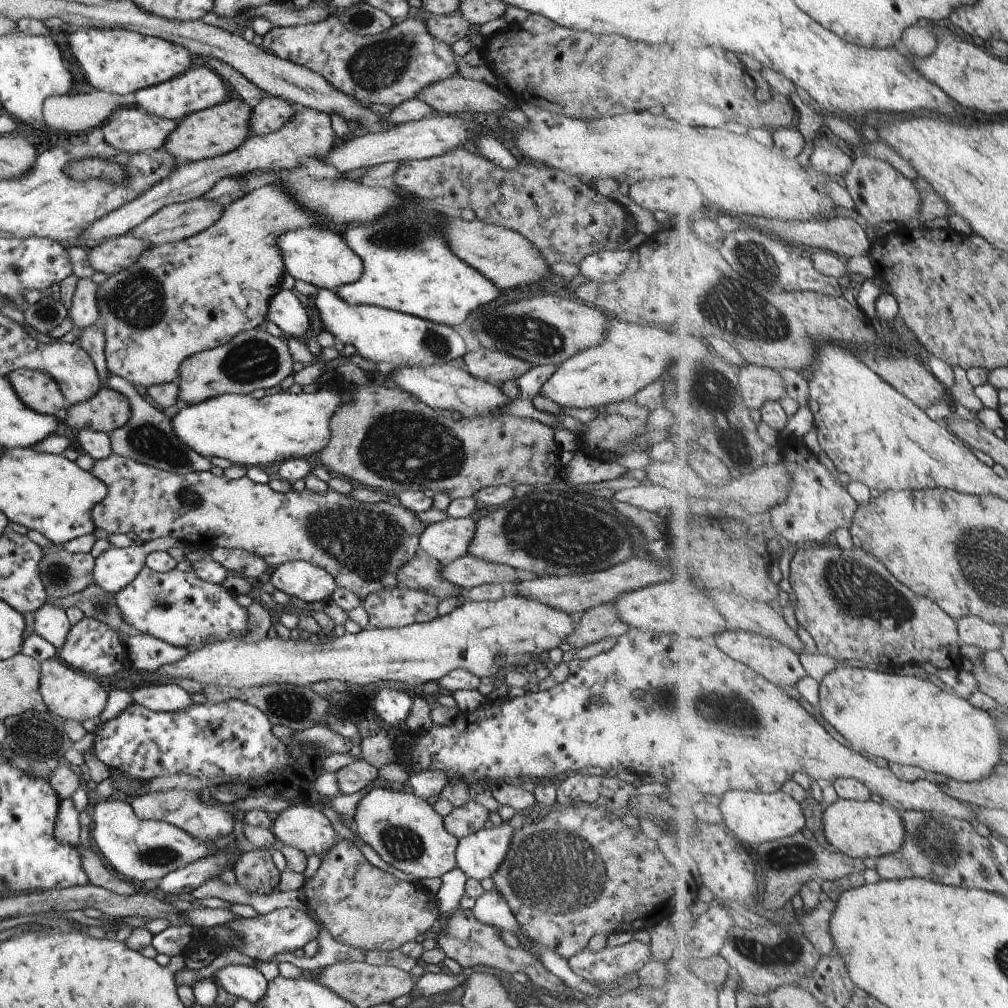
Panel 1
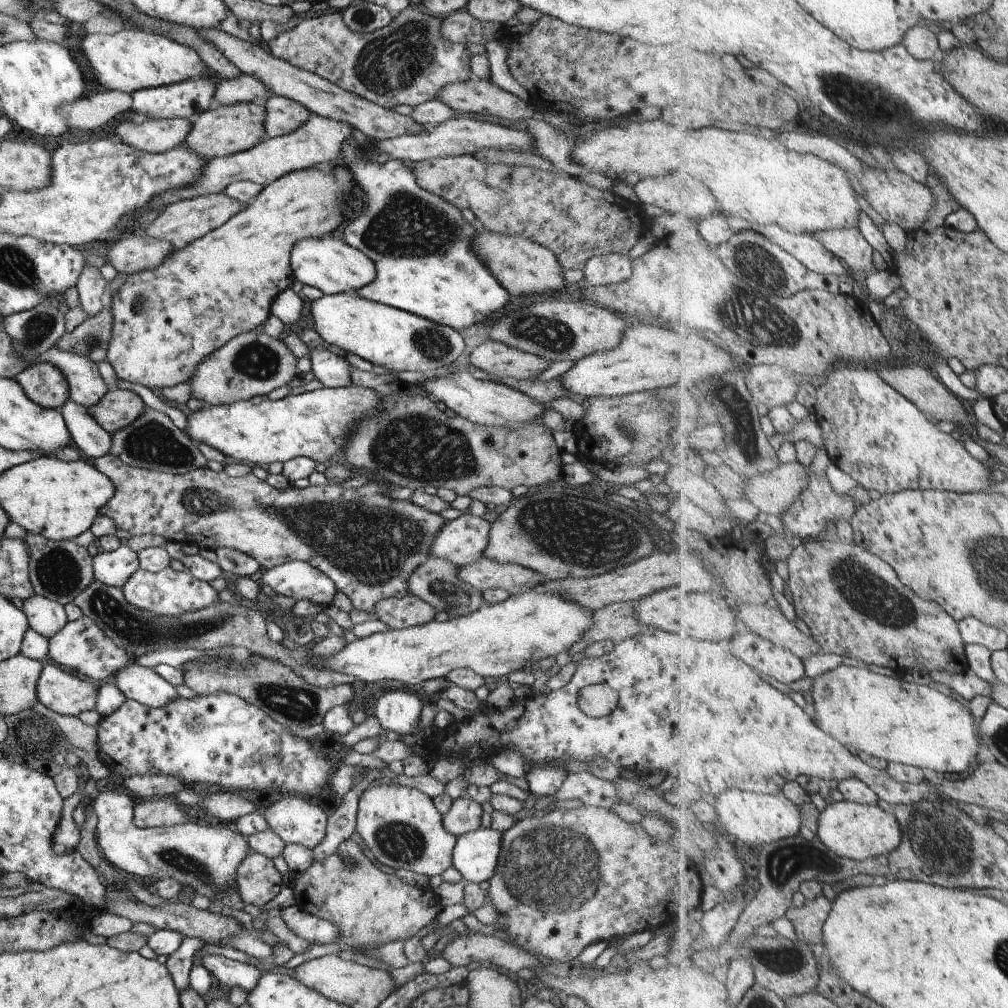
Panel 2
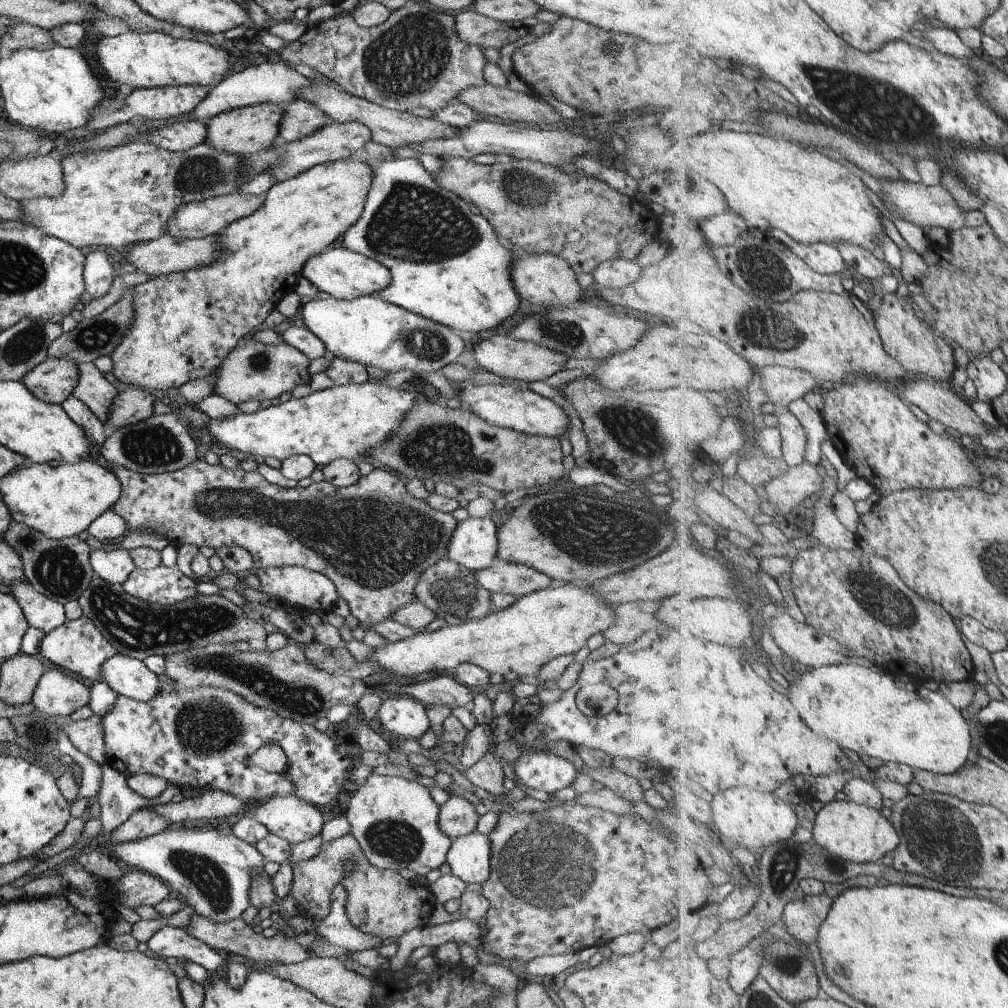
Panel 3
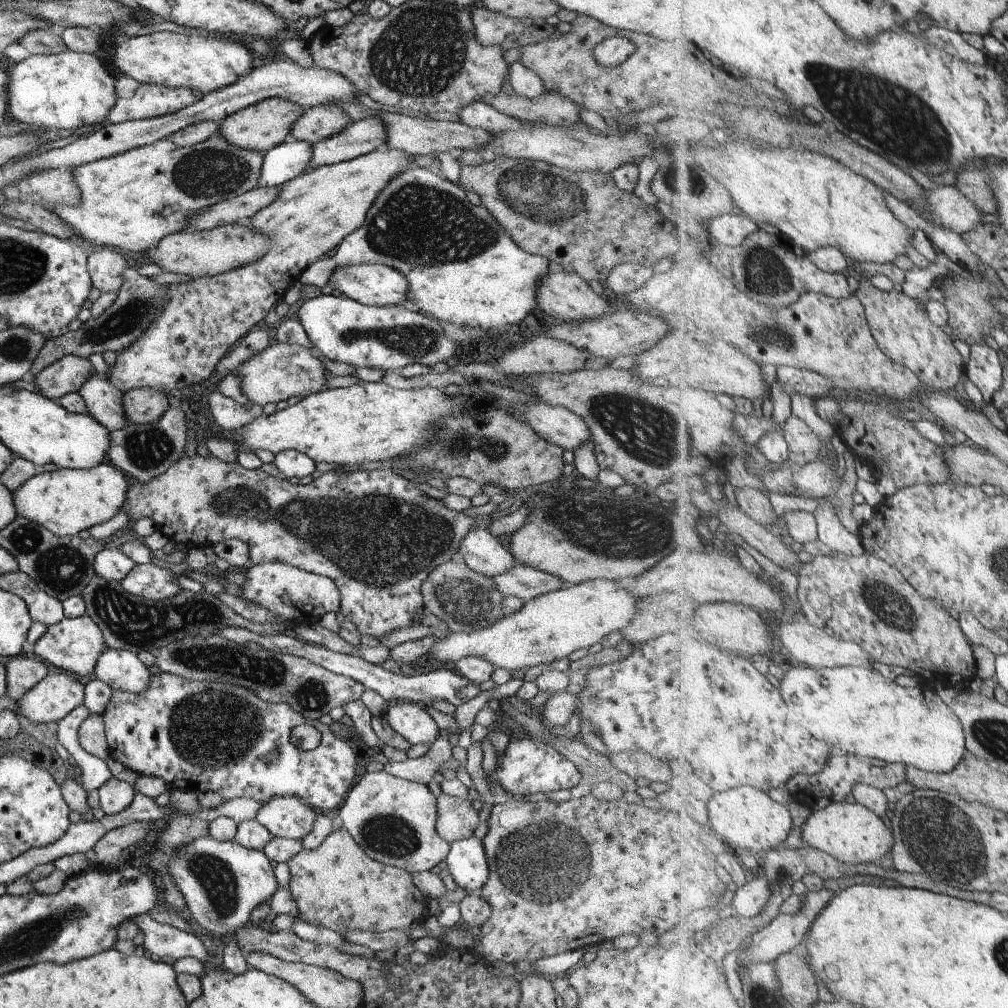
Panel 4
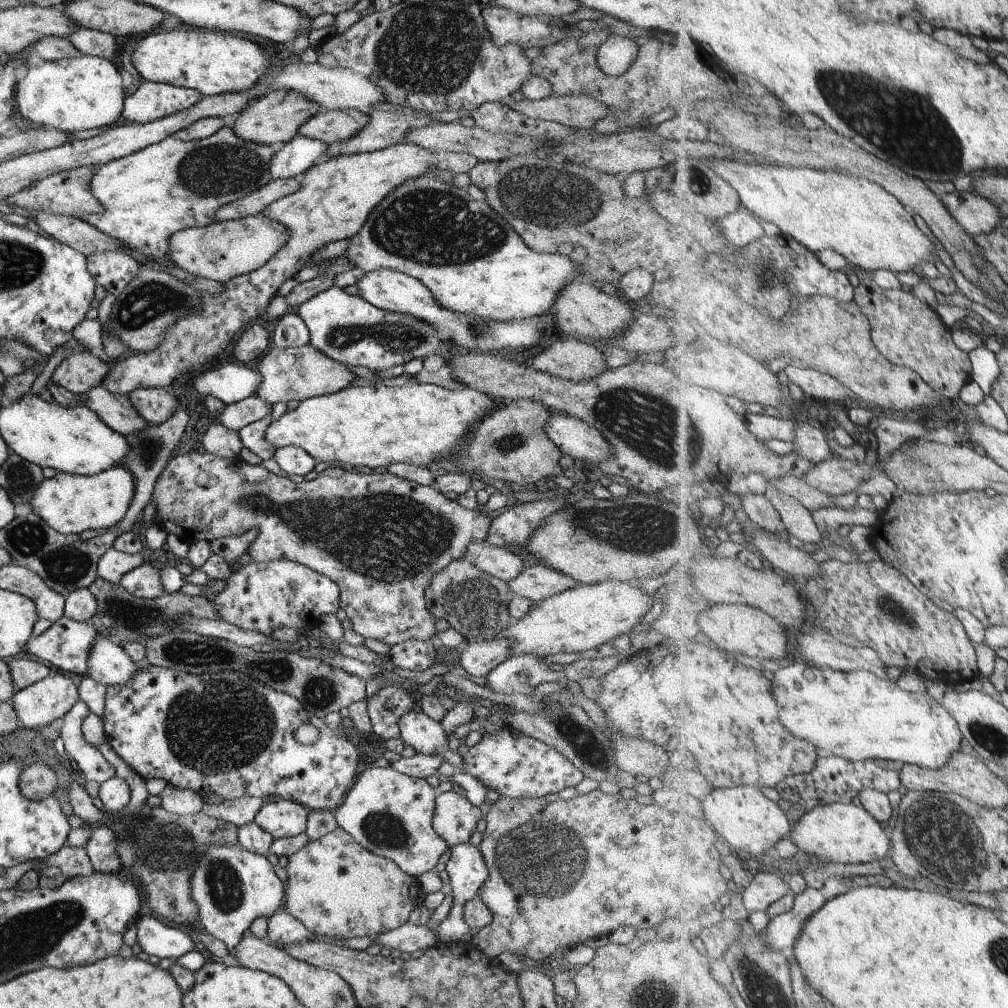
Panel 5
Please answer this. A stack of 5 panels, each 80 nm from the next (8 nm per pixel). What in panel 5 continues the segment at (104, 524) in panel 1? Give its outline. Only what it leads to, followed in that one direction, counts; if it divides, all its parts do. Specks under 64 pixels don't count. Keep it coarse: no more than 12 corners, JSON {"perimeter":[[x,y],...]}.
{"perimeter":[[170,458],[155,524],[257,528],[254,562],[327,576],[353,632],[436,642],[433,574],[492,517],[387,471],[293,484]]}

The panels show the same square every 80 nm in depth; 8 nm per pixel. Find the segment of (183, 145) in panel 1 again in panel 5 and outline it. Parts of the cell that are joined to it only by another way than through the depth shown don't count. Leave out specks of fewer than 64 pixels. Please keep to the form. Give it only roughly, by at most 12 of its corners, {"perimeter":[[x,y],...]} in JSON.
{"perimeter":[[275,90],[245,107],[231,132],[278,147],[322,111],[305,96]]}

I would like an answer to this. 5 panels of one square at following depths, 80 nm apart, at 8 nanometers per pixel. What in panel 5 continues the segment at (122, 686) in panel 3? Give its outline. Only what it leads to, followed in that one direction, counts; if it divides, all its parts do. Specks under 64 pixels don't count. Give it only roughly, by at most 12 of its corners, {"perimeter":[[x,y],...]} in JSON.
{"perimeter":[[97,626],[85,674],[121,686],[139,670]]}

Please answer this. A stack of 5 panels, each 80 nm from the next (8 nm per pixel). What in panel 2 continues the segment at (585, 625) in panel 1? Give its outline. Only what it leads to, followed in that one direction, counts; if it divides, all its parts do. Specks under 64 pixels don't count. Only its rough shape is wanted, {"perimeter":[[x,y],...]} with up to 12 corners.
{"perimeter":[[611,603],[593,612],[582,635],[592,645],[633,638],[643,626],[634,603]]}

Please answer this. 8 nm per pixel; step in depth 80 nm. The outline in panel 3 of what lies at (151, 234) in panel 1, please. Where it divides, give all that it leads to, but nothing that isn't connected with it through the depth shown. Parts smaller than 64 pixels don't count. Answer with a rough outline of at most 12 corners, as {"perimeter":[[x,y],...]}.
{"perimeter":[[231,193],[177,207],[167,234],[200,239],[255,212],[264,194]]}

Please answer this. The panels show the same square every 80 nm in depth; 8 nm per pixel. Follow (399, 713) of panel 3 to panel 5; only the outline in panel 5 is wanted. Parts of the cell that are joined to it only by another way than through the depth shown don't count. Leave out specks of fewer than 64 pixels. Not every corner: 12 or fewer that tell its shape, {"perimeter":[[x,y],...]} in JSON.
{"perimeter":[[418,706],[397,720],[402,743],[416,754],[439,756],[456,771],[463,760],[449,750],[440,722]]}

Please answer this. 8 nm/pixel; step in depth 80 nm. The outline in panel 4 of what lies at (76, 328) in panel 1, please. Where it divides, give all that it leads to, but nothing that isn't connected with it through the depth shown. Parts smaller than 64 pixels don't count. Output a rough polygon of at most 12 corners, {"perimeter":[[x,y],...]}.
{"perimeter":[[95,248],[86,270],[99,293],[120,290],[128,268],[123,253]]}

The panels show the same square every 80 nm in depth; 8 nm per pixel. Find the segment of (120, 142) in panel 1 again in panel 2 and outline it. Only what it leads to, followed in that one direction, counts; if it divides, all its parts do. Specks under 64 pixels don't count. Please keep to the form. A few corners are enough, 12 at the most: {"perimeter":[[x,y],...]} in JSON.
{"perimeter":[[192,119],[118,124],[109,136],[140,151],[162,153],[184,144]]}

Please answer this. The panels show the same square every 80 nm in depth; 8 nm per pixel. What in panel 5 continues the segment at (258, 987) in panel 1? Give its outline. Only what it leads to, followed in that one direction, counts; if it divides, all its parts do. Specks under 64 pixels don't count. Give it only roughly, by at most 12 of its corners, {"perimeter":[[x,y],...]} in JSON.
{"perimeter":[[138,916],[143,957],[177,959],[195,949],[185,929]]}

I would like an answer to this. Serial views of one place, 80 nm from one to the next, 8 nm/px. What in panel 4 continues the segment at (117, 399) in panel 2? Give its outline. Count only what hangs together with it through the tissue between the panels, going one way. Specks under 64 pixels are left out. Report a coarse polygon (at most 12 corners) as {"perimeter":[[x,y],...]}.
{"perimeter":[[148,387],[122,394],[128,424],[157,423],[165,393]]}

